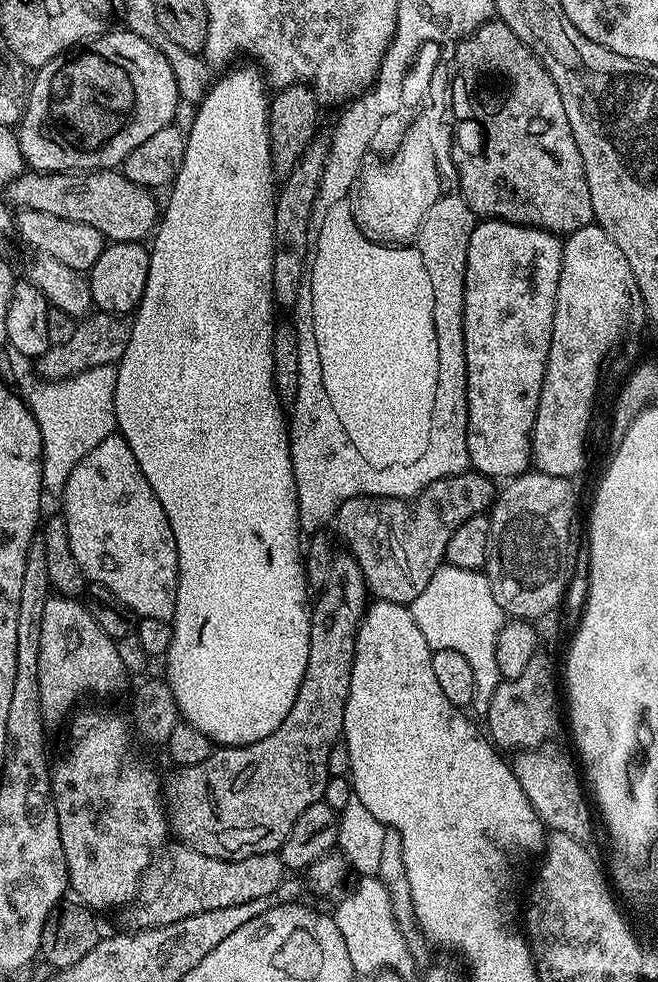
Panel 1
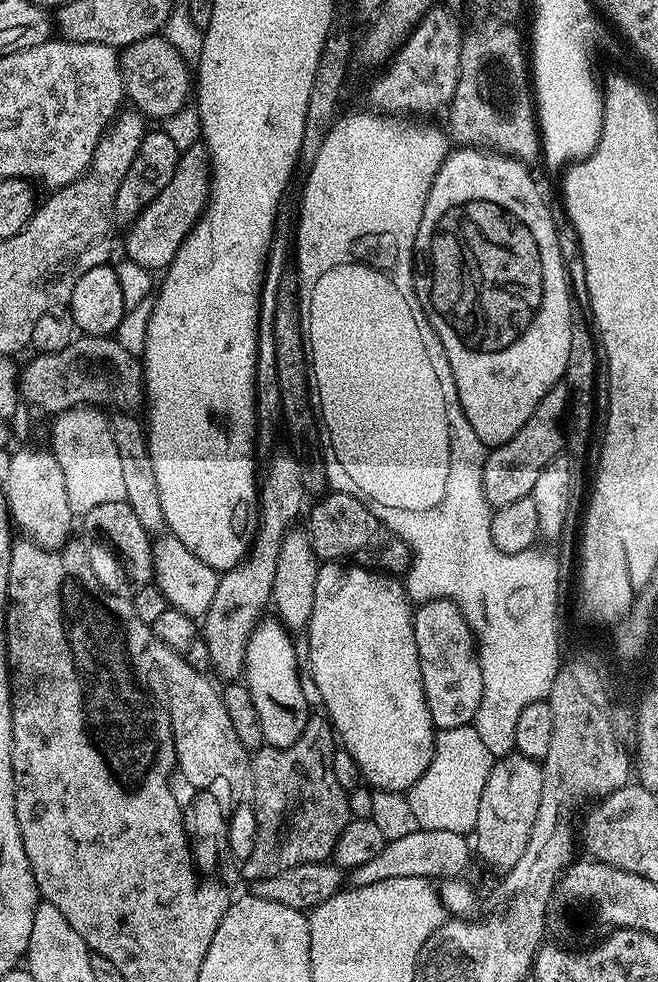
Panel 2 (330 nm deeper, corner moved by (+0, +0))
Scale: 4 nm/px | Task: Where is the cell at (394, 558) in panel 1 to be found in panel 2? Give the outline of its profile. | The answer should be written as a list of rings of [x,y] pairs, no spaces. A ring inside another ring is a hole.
[[[332,490],[321,495],[315,502],[317,504],[313,508],[311,505],[306,512],[306,531],[319,561],[351,562],[385,574],[407,573],[412,563],[412,552],[408,544],[388,529],[375,512],[358,502],[358,498]]]

